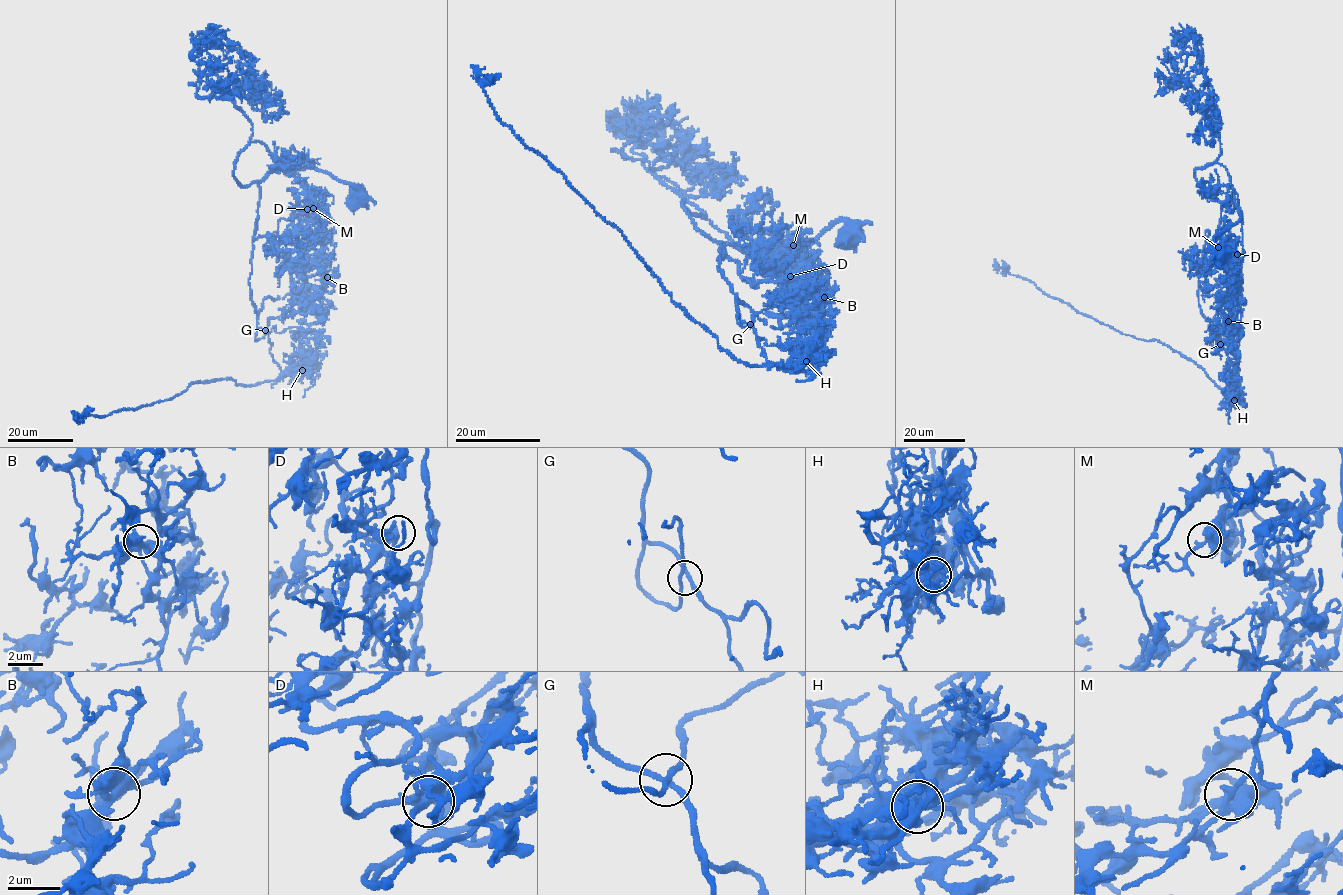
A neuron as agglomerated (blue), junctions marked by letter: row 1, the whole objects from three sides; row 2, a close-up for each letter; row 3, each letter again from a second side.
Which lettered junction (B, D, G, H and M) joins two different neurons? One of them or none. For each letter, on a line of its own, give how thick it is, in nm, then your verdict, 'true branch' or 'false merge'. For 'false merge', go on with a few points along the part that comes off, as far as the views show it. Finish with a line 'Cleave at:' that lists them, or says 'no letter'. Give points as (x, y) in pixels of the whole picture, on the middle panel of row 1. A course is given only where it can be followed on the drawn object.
B: 360 nm thick; true branch
D: 300 nm thick; true branch
G: 200 nm thick; true branch
H: 650 nm thick; false merge; foreign part runs (805, 362), (749, 366), (722, 350), (709, 331), (676, 305), (618, 230), (498, 117), (471, 65)
M: 240 nm thick; true branch
Cleave at: H

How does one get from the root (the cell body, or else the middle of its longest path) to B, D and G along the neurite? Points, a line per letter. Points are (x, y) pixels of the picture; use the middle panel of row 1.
B: (849, 237), (836, 221), (795, 255), (757, 259), (788, 270), (781, 289), (826, 280), (824, 297)
D: (849, 237), (846, 223), (836, 221), (795, 255), (757, 259), (788, 270), (794, 278), (781, 289), (790, 276)
G: (849, 237), (846, 223), (836, 221), (786, 259), (724, 245), (719, 271), (735, 296), (738, 317), (750, 324)

